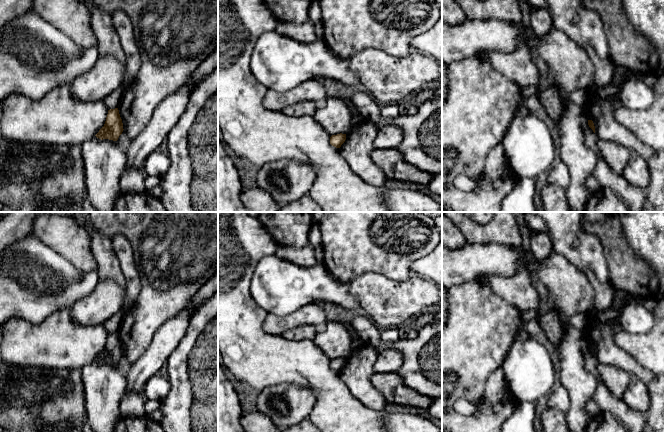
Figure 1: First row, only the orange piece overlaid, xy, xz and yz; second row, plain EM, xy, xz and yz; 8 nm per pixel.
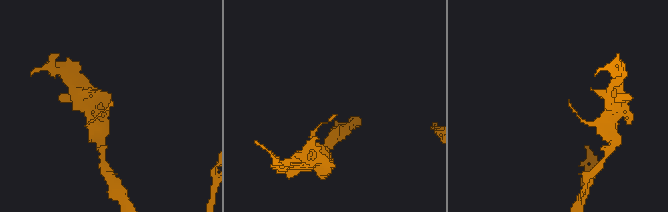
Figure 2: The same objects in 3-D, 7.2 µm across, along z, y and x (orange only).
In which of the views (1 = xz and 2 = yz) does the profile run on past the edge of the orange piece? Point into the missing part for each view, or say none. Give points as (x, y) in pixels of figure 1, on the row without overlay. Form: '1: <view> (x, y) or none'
1: none
2: none

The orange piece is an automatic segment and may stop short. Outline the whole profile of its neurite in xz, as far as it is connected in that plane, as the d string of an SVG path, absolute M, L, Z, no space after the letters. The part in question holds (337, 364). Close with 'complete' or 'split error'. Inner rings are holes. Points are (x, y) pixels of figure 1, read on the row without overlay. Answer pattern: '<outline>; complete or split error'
M337 358L330 361L330 368L336 372L340 372L346 364L346 358Z; complete

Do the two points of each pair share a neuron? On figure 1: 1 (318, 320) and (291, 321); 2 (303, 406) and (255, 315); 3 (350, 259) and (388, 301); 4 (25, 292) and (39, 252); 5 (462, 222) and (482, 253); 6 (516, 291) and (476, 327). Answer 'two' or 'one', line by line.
1: one
2: two
3: two
4: one
5: two
6: two

